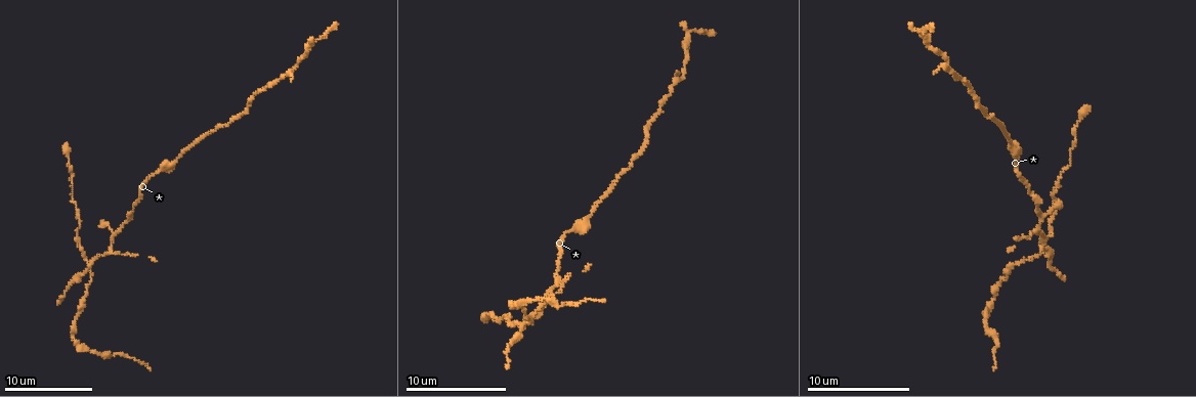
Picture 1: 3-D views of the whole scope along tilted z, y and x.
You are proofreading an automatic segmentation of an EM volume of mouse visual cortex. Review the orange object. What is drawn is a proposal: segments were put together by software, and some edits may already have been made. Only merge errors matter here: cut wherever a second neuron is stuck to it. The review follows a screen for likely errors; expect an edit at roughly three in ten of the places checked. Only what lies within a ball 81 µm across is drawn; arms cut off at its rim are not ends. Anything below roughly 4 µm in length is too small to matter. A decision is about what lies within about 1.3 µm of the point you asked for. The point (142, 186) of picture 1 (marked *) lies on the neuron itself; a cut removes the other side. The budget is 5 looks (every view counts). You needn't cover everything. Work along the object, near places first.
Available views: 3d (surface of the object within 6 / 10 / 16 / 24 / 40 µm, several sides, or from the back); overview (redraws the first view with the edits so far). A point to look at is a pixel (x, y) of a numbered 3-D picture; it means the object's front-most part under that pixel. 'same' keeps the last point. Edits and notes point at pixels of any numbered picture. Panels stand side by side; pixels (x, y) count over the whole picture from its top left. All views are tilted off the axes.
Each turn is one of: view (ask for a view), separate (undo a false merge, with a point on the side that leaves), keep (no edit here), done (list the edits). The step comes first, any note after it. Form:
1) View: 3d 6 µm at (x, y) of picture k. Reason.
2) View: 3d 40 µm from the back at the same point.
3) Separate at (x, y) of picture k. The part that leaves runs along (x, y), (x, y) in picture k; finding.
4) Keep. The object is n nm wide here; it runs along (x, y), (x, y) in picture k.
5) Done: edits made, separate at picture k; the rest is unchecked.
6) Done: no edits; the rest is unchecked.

View: 3d 10 µm at (135, 208) of picture 1. Calibre changes.

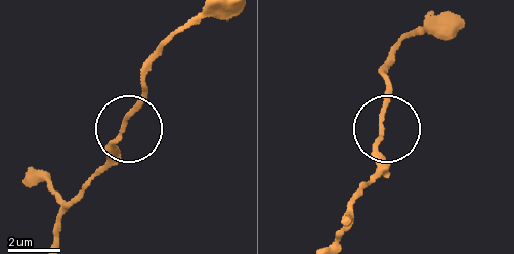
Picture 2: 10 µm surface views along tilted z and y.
Keep. The object is 140 nm wide here; it runs along (385, 66), (379, 151), (384, 173) in picture 2; one neuron here.

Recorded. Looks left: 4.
View: 3d 10 µm at (88, 263) of picture 1. Four-way junction.

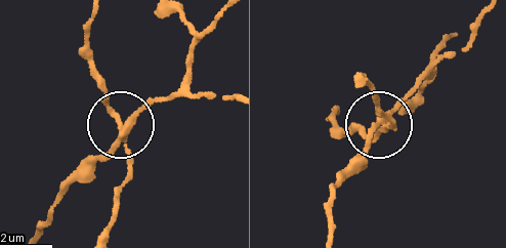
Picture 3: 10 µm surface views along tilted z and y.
Separate at (101, 98) of picture 3. The side arm is 16 µm long; 4 arms meet here; two neurons meet here.

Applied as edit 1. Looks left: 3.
View: 3d 16 µm at (264, 89) of picture 1. Sudden change in width.

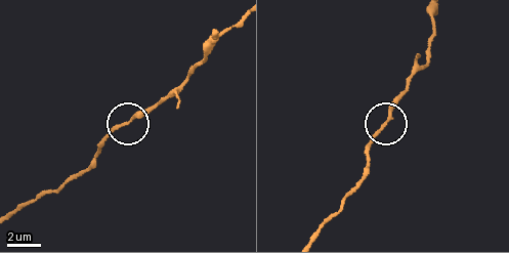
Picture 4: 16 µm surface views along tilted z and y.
Separate at (146, 114) of picture 4. The part that leaves runs along (131, 117), (177, 86), (202, 59), (206, 45), (240, 24) in picture 4; two neurons meet here.

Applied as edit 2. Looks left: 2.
Done: edits made, separate at picture 3, separate at picture 4; the rest is unchecked.

